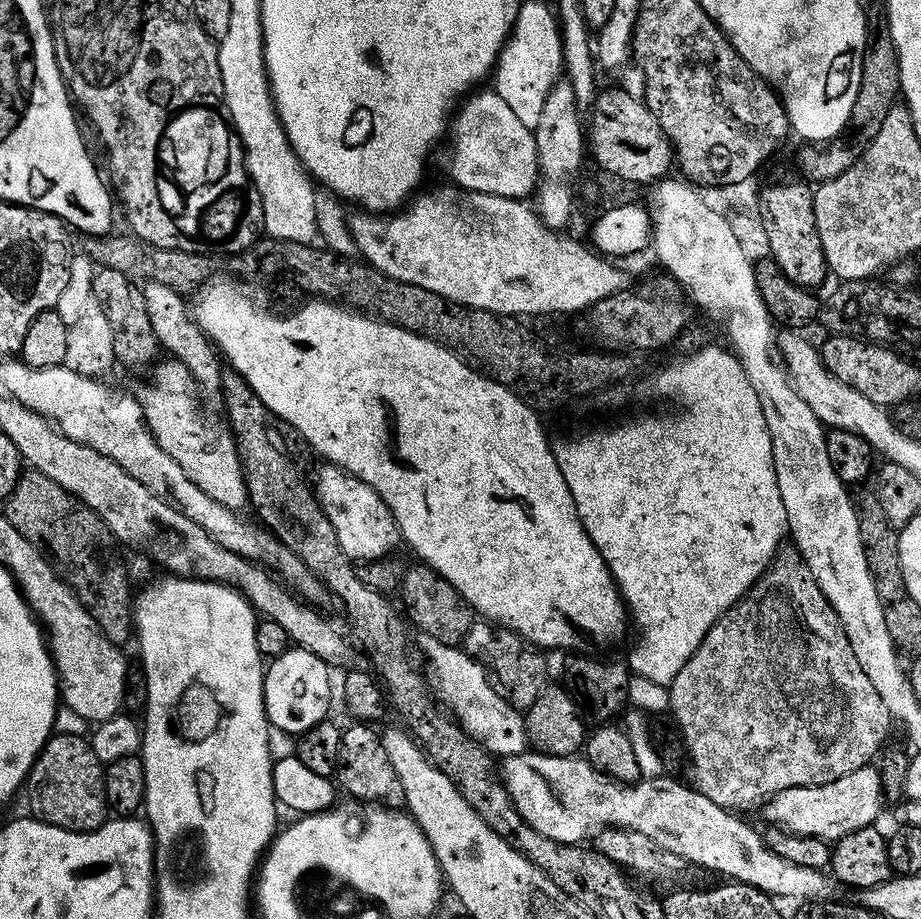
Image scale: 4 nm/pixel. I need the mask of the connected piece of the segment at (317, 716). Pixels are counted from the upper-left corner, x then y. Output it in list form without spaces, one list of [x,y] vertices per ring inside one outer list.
[[[290,646],[280,656],[271,657],[264,669],[264,710],[269,725],[280,732],[299,734],[310,730],[328,713],[328,695],[332,692],[332,680],[328,677],[329,665],[318,654],[299,646]]]

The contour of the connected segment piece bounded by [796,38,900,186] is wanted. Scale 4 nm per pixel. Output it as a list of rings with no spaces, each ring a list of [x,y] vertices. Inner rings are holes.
[[[873,39],[864,53],[864,63],[864,77],[860,83],[858,98],[854,98],[854,110],[850,110],[848,125],[843,132],[827,141],[823,147],[812,142],[805,143],[804,149],[796,156],[796,168],[801,172],[797,173],[813,185],[819,186],[827,180],[838,178],[838,174],[846,174],[846,170],[850,170],[850,166],[854,166],[858,158],[862,158],[870,142],[878,138],[878,130],[882,130],[882,122],[886,122],[886,114],[890,114],[890,110],[900,96],[898,58],[891,40]],[[820,148],[824,148],[824,152]]]

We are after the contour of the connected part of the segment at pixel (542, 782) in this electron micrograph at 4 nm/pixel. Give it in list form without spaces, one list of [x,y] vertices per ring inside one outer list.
[[[525,750],[518,756],[503,757],[498,764],[498,776],[520,817],[534,830],[538,830],[538,834],[546,834],[546,838],[559,844],[579,845],[603,830],[629,828],[638,830],[638,834],[646,834],[646,838],[670,850],[670,854],[678,854],[681,861],[688,863],[689,860],[700,868],[721,872],[724,875],[721,877],[754,886],[773,898],[793,896],[796,900],[805,899],[808,902],[823,897],[820,895],[828,888],[829,877],[824,872],[806,870],[806,866],[794,866],[792,862],[778,858],[778,854],[774,854],[764,844],[763,835],[759,831],[755,832],[746,821],[739,820],[735,811],[710,802],[706,794],[696,791],[695,787],[687,783],[684,785],[671,780],[674,779],[671,775],[649,776],[634,784],[622,784],[618,780],[611,780],[606,773],[600,772],[579,755],[549,756],[543,752]]]

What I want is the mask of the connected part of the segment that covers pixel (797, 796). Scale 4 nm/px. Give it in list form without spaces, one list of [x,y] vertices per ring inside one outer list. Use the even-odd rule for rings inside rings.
[[[875,767],[859,768],[829,784],[782,790],[774,794],[763,808],[769,825],[785,828],[787,832],[835,842],[854,830],[877,823],[876,815],[882,809],[880,779]]]

